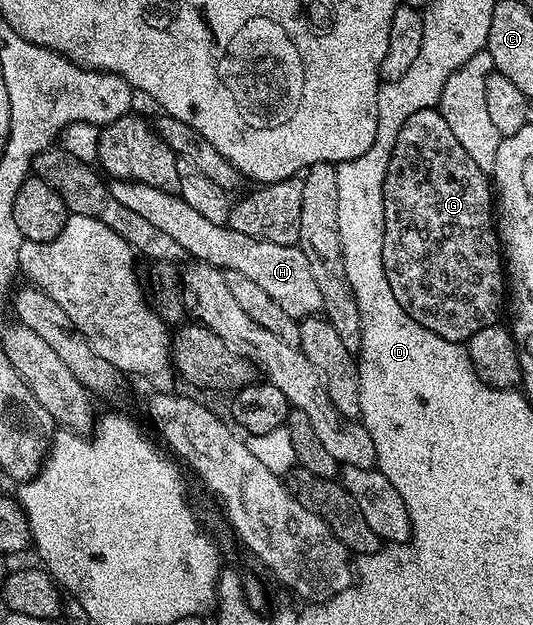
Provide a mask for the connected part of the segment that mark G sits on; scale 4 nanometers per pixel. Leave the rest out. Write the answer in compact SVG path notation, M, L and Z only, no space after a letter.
M439 108L414 111L414 115L410 115L410 119L406 119L406 123L402 123L402 127L396 130L394 151L390 155L390 167L386 167L386 179L382 186L380 263L388 280L388 289L394 295L396 303L404 308L410 319L434 331L434 335L442 339L466 343L474 334L482 331L482 327L490 327L501 320L500 308L503 305L505 308L506 305L506 265L502 260L502 241L494 224L494 189L490 184L489 174L484 173L482 167L478 167L478 163L470 159L470 155L466 155L462 143L458 143L458 138L455 137L454 131L450 131L446 119L442 119Z

